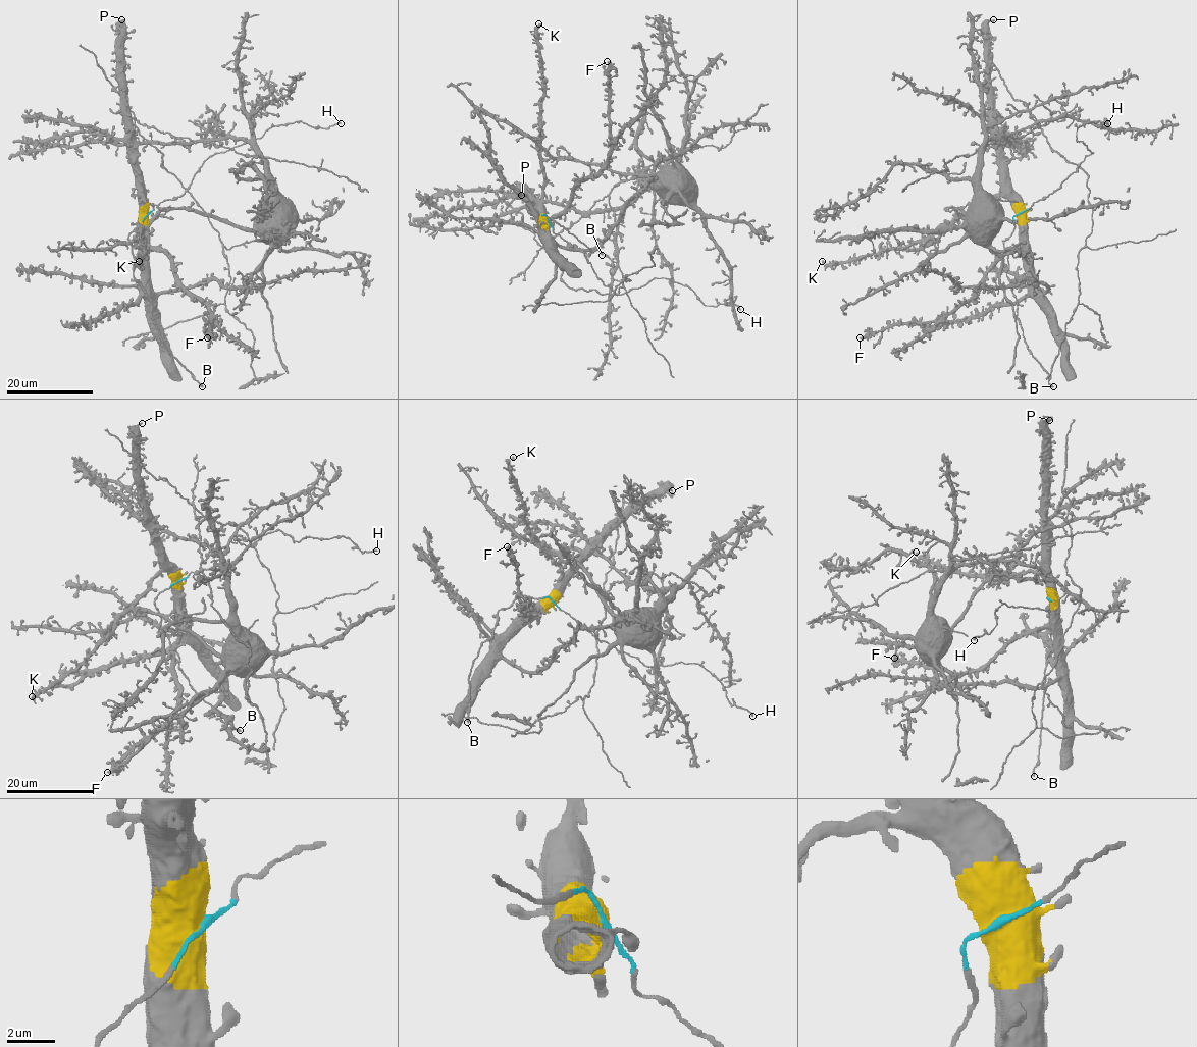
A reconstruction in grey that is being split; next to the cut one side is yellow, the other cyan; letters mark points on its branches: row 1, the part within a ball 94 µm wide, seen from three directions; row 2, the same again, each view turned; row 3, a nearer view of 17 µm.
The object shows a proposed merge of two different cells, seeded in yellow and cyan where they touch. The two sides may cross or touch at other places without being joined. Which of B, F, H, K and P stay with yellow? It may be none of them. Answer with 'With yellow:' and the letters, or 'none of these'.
With yellow: F, K, P

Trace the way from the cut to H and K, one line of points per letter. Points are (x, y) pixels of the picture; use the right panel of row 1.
H: (1019, 214), (1055, 191), (1093, 152), (1076, 139), (1081, 126), (1094, 121), (1104, 128), (1107, 122)
K: (1019, 214), (1005, 198), (986, 197), (952, 221), (903, 248), (831, 263), (824, 264), (822, 260)

